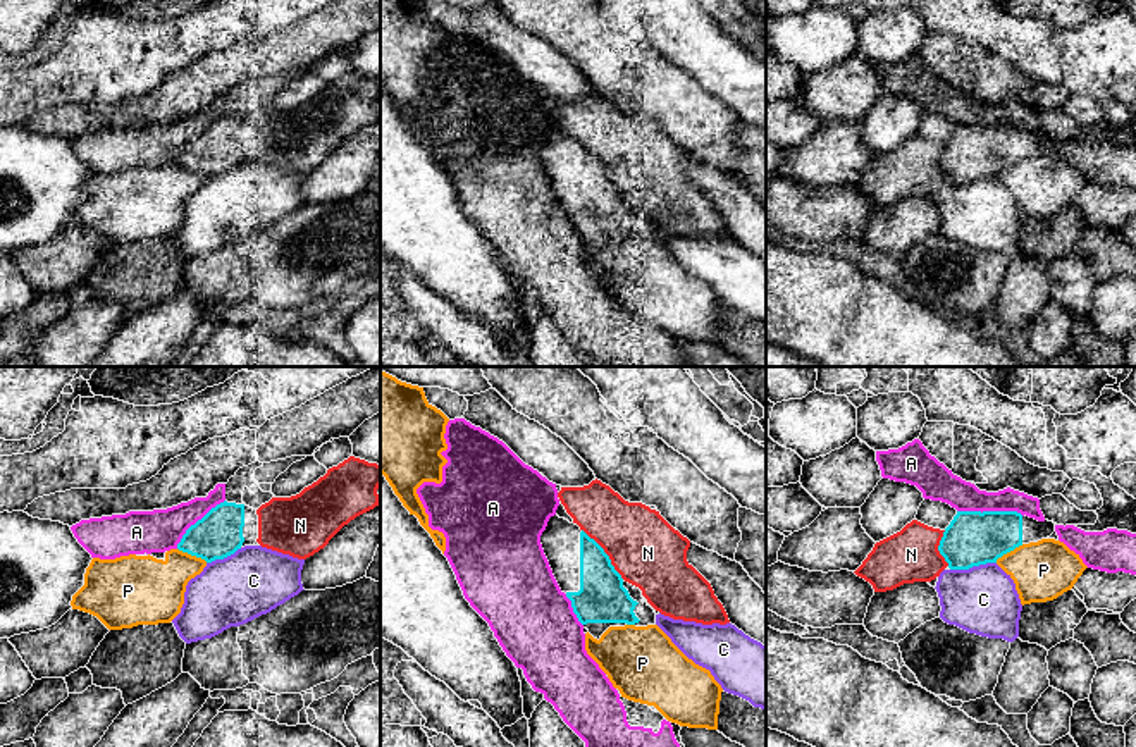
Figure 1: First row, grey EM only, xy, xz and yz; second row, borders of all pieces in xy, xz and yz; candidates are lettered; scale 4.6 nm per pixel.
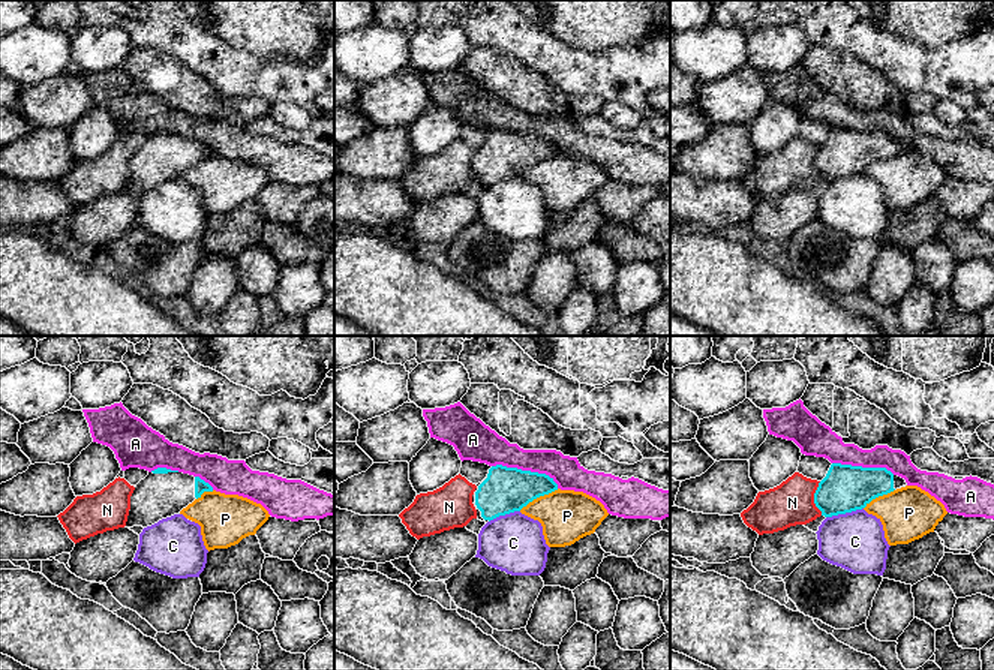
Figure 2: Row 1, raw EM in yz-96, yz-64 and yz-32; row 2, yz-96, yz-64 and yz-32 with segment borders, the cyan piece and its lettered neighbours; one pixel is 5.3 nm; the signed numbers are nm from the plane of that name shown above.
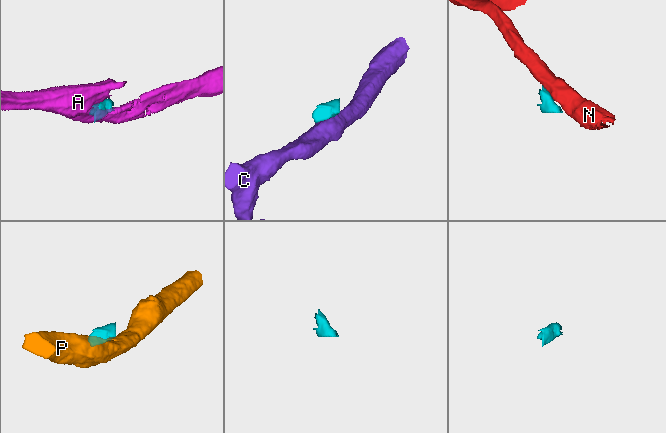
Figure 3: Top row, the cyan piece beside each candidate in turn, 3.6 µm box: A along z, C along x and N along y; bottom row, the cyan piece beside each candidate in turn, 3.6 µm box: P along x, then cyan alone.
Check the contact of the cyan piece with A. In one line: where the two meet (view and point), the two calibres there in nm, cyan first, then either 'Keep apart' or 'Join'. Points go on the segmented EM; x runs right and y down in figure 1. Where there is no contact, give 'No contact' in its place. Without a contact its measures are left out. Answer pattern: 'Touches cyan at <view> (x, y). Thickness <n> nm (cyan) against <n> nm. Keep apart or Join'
Touches cyan at yz (990, 512). Thickness 260 nm (cyan) against 150 nm. Keep apart

